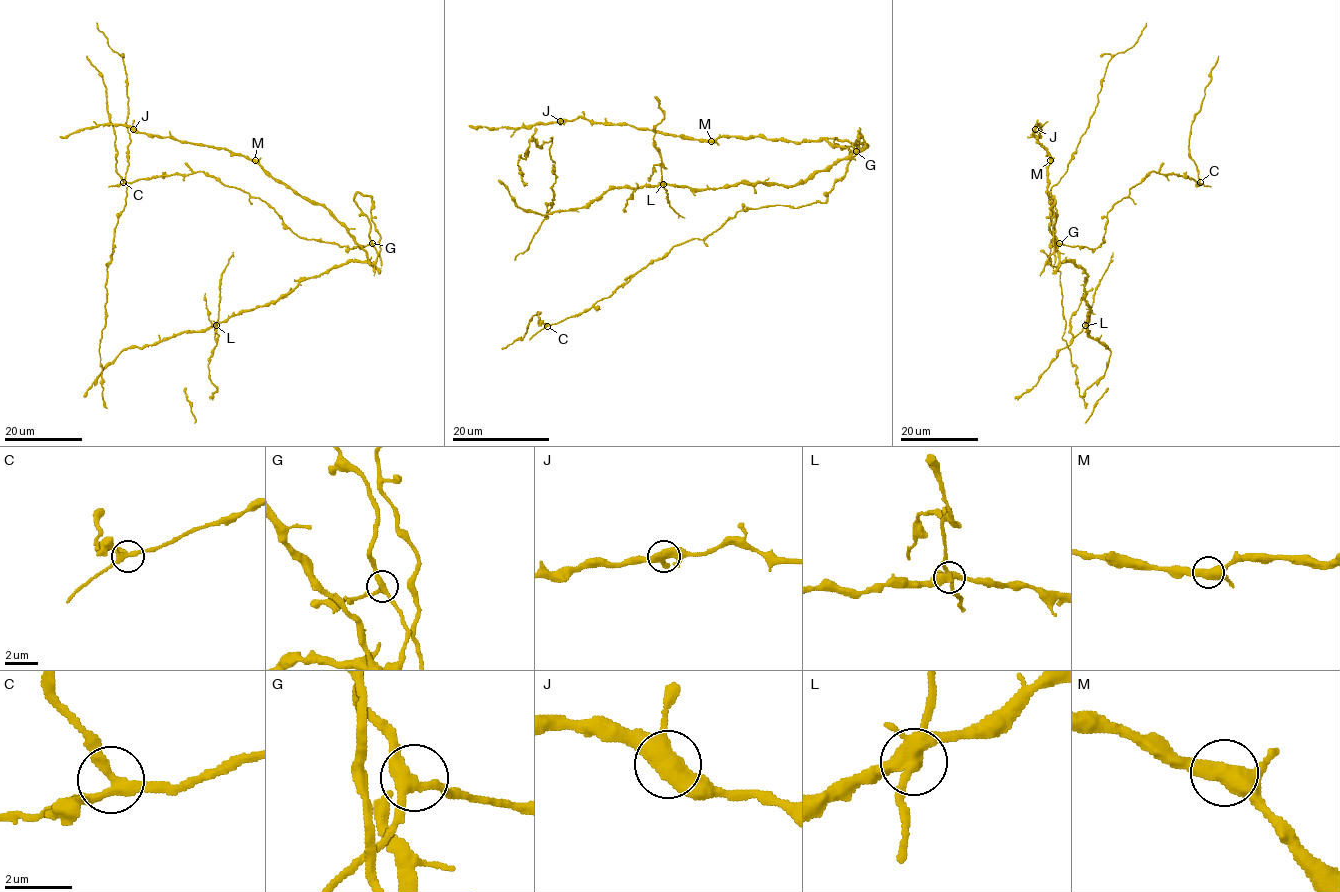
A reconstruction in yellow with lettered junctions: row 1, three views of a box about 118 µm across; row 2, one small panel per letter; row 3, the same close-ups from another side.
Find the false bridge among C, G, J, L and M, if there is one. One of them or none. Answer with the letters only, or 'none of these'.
none of these

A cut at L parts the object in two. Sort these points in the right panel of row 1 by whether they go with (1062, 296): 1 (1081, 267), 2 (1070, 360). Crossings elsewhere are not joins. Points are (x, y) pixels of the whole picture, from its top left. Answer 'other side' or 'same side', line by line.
1: same side
2: same side

